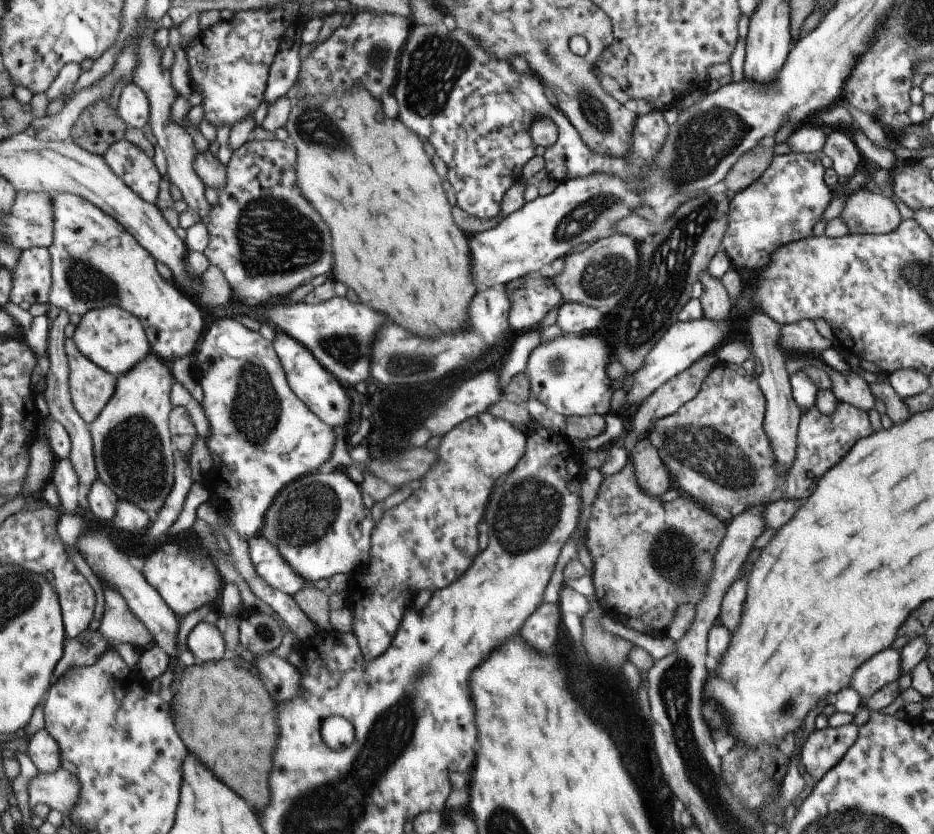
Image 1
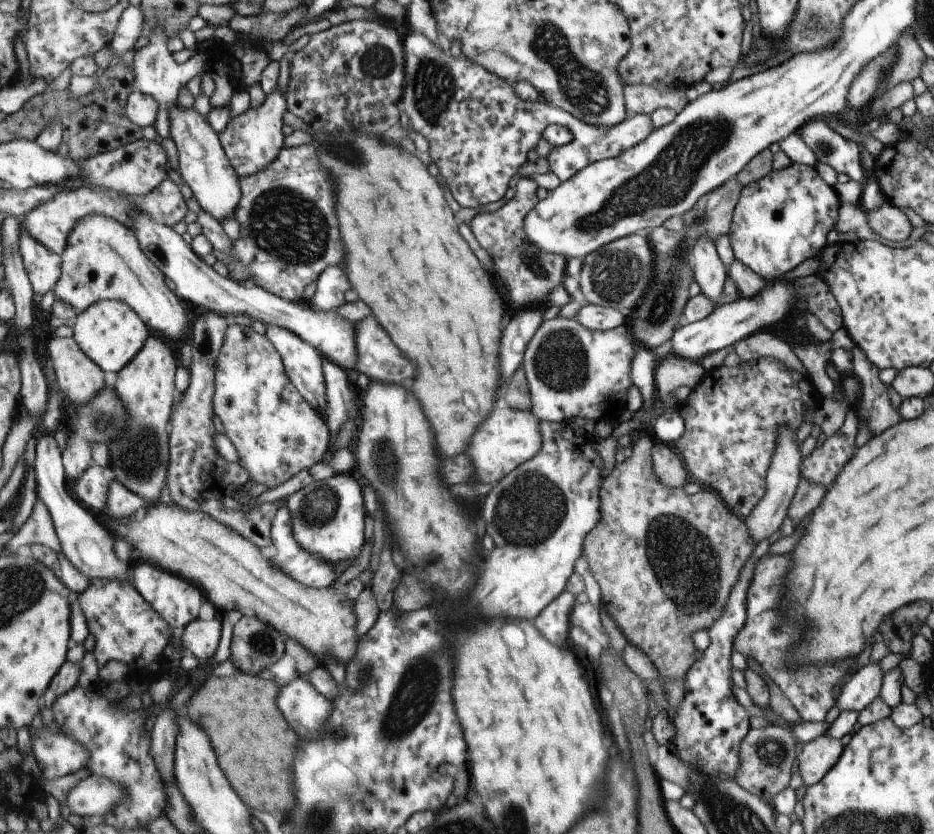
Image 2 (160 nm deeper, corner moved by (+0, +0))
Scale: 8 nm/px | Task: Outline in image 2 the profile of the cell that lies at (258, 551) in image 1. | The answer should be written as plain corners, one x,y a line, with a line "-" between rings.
283,504
279,512
277,512
277,516
273,518
273,524
271,524
271,542
273,542
273,546
271,548
267,548
267,546
260,548
261,552
271,562
275,562
281,568
281,572
285,570
299,584
305,584
306,587
311,586
311,588
329,588
337,580
334,564
329,564
327,560
321,560
317,554
309,554
295,540
295,536
293,536
293,518
291,518
291,510
287,508
287,504

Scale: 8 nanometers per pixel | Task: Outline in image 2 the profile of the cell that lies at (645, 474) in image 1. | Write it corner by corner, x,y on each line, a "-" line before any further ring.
658,441
653,443
650,449
650,459
659,484
672,490
680,490
689,481
688,474
680,462
679,455
673,449
673,445

